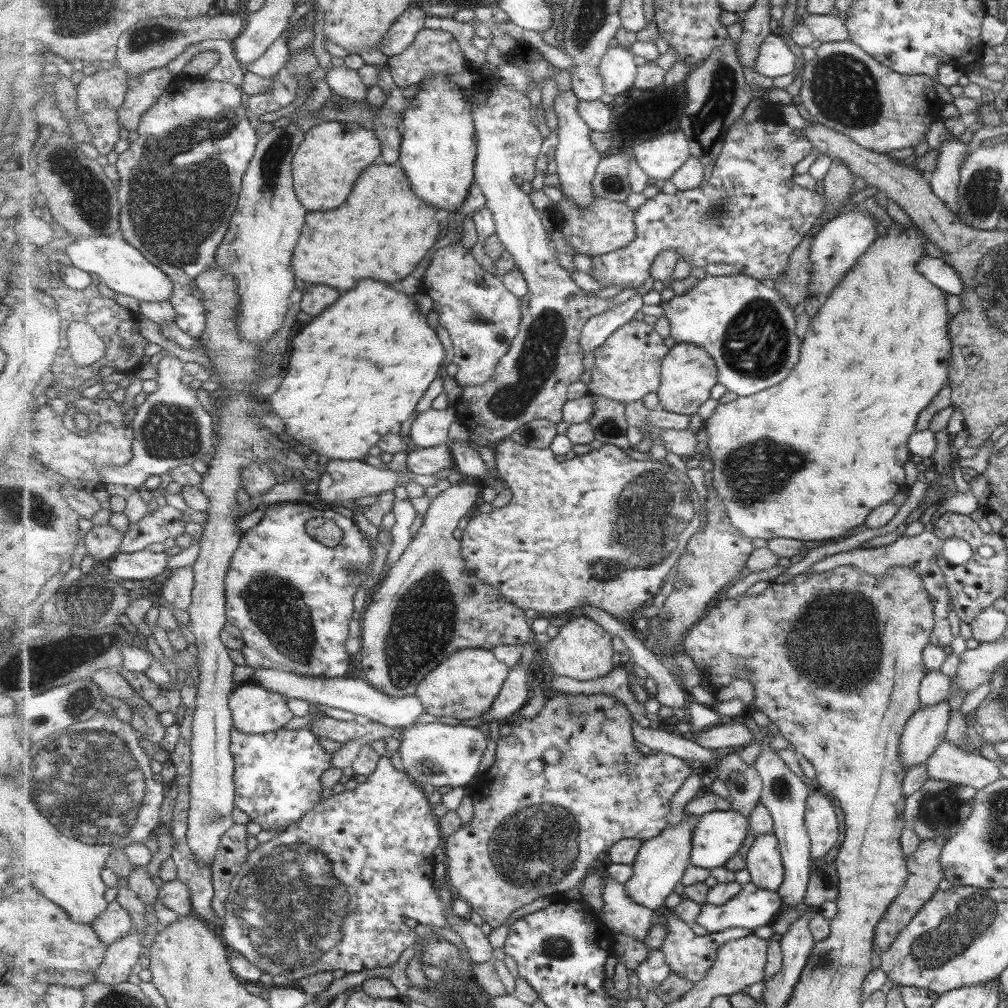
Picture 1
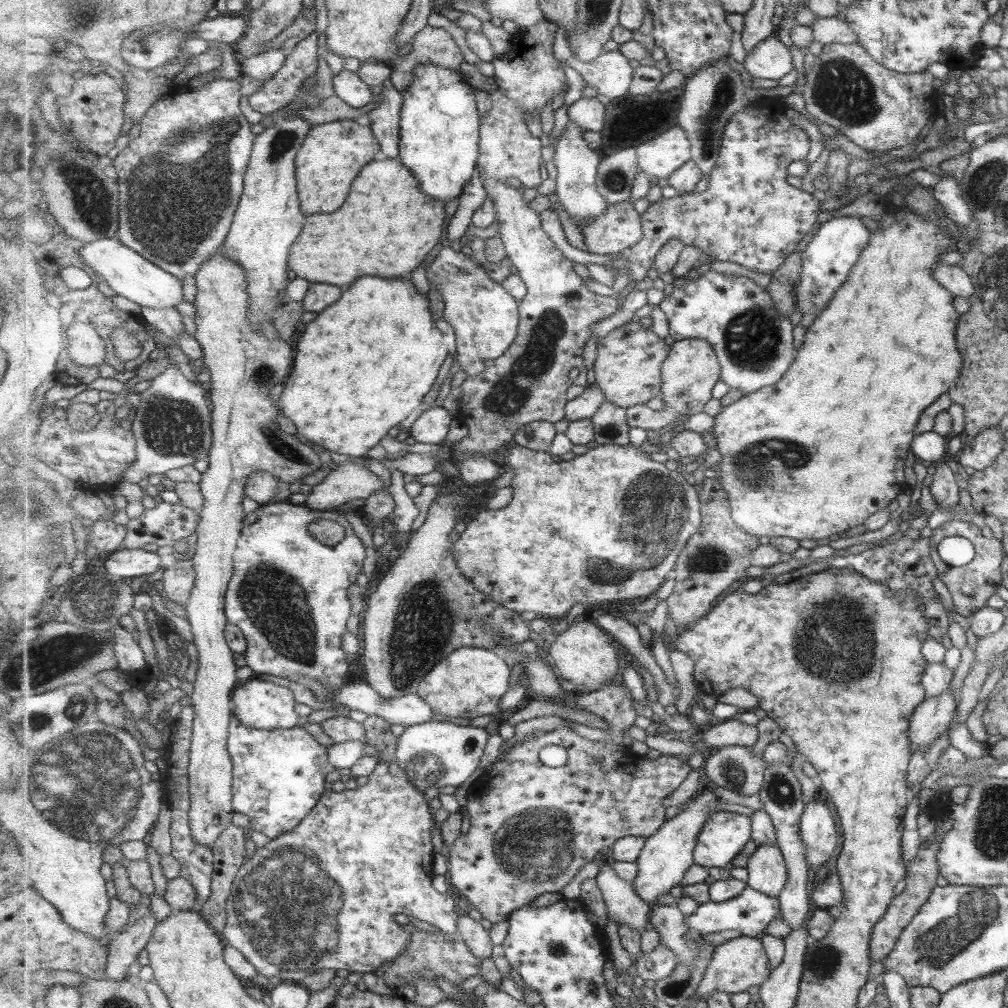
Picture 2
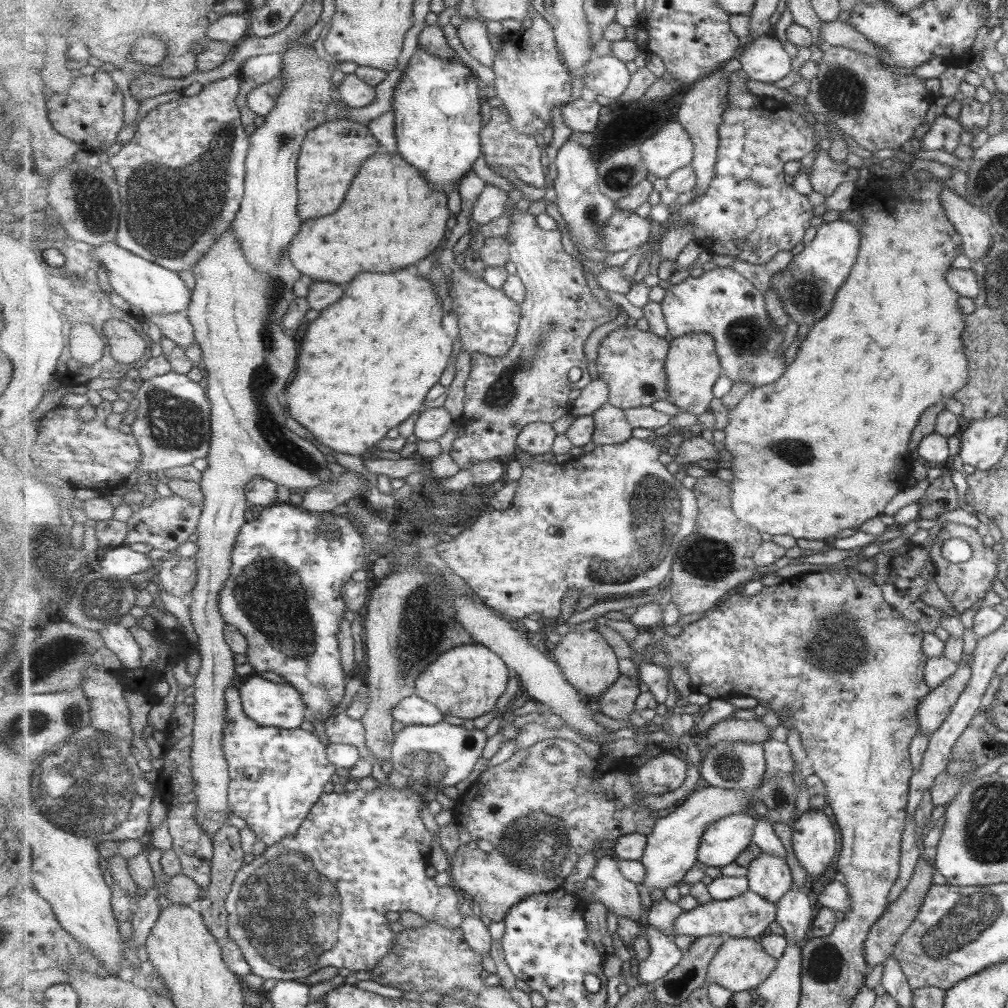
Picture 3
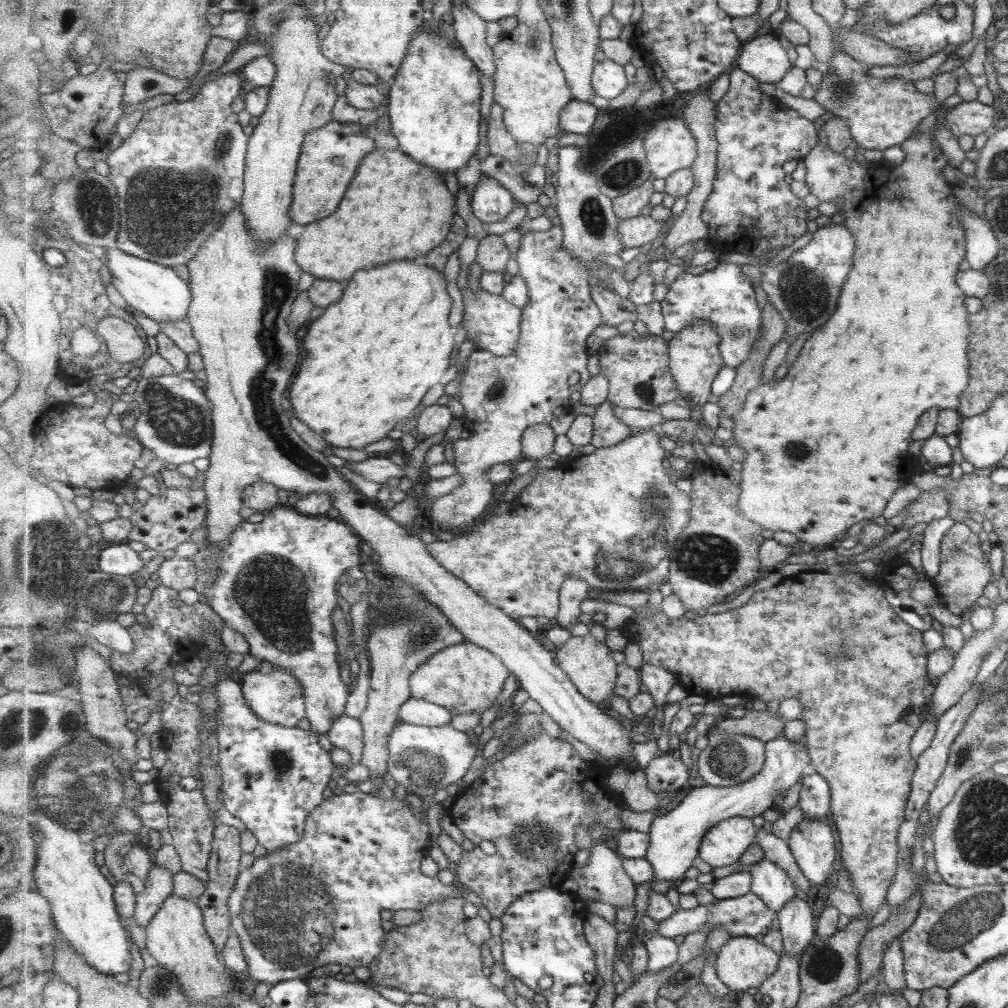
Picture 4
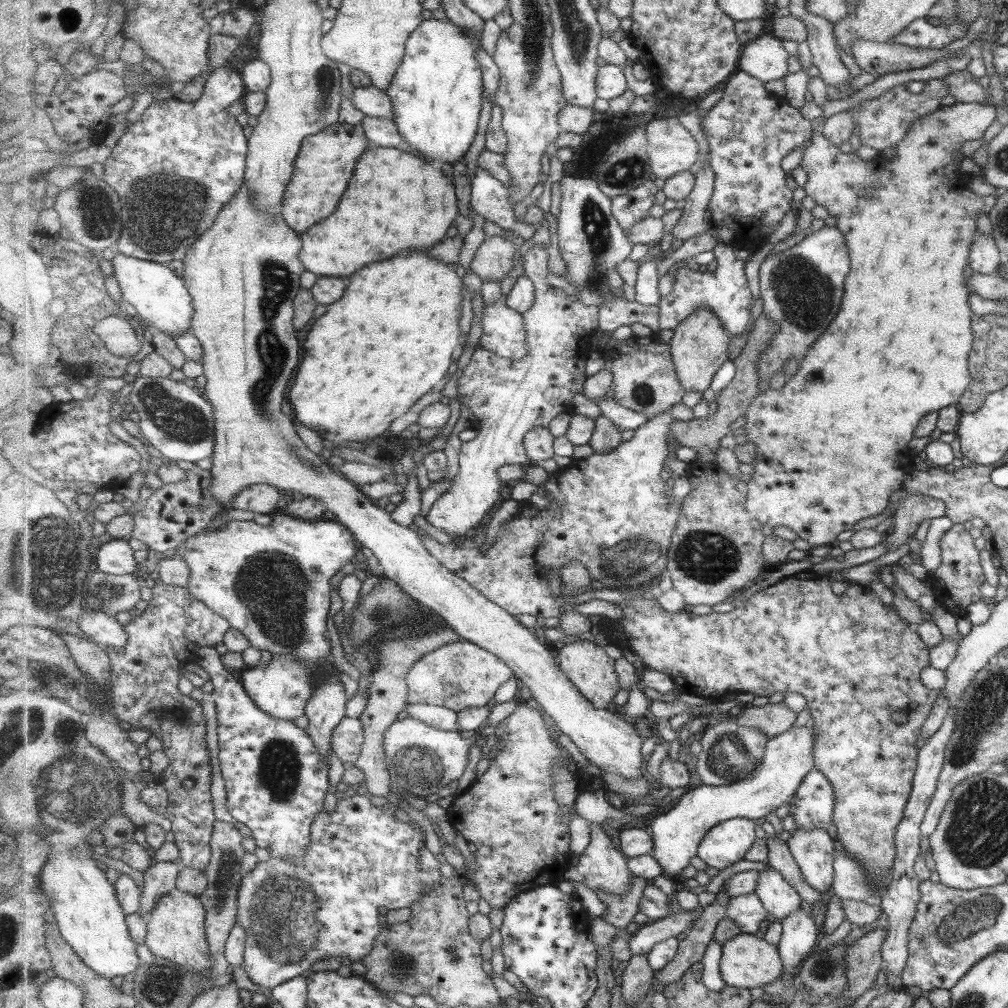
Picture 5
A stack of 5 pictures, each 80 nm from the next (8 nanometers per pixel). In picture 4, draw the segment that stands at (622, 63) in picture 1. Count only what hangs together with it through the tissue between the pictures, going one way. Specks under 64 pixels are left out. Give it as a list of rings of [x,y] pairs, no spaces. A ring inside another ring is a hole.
[[[609,59],[596,63],[592,83],[595,94],[607,101],[616,99],[629,86],[623,65]]]

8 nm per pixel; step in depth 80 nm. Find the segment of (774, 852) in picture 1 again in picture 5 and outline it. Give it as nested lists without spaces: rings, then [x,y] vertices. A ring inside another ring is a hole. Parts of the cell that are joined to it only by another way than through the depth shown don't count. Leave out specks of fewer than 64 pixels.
[[[775,868],[759,872],[756,894],[776,920],[783,921],[801,910],[802,897]]]

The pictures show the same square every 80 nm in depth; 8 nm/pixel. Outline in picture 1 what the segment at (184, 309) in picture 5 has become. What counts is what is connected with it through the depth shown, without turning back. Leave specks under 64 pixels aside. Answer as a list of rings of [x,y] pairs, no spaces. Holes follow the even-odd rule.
[[[120,230],[111,236],[75,238],[74,243],[69,245],[69,257],[76,268],[92,274],[115,293],[133,297],[139,302],[163,303],[171,301],[175,293],[171,277],[129,244]]]

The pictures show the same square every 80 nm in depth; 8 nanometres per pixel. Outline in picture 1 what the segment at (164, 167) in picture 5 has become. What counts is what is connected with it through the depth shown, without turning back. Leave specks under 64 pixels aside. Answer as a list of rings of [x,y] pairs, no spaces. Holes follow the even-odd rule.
[[[180,75],[174,78],[174,82],[169,84],[167,89],[162,92],[157,104],[154,104],[144,115],[138,128],[139,137],[135,139],[123,154],[118,155],[116,165],[120,176],[118,191],[122,209],[120,212],[120,231],[129,244],[132,244],[137,250],[144,254],[152,264],[155,264],[160,270],[163,270],[167,276],[171,277],[175,284],[175,293],[171,297],[172,306],[177,313],[175,323],[189,336],[199,340],[207,330],[207,309],[203,305],[201,298],[195,298],[191,295],[192,287],[197,286],[196,278],[201,276],[201,272],[207,272],[207,268],[216,265],[218,248],[224,242],[228,230],[232,226],[233,215],[236,214],[238,204],[240,203],[240,194],[244,184],[244,176],[248,171],[252,158],[256,153],[259,139],[262,137],[255,129],[255,124],[251,114],[247,110],[247,104],[243,102],[244,90],[242,87],[229,82],[220,82],[200,78],[180,78]]]

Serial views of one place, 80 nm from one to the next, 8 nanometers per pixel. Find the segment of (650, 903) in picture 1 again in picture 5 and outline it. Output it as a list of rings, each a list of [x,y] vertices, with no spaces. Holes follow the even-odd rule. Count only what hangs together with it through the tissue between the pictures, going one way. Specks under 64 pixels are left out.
[[[812,721],[802,727],[793,727],[785,734],[769,740],[762,766],[745,780],[726,786],[701,785],[689,793],[682,794],[680,800],[667,814],[648,823],[654,838],[653,856],[663,865],[665,875],[679,875],[690,865],[690,860],[698,854],[698,848],[714,827],[726,821],[745,818],[755,822],[765,820],[777,808],[789,804],[796,796],[805,778],[815,769],[815,730]]]

